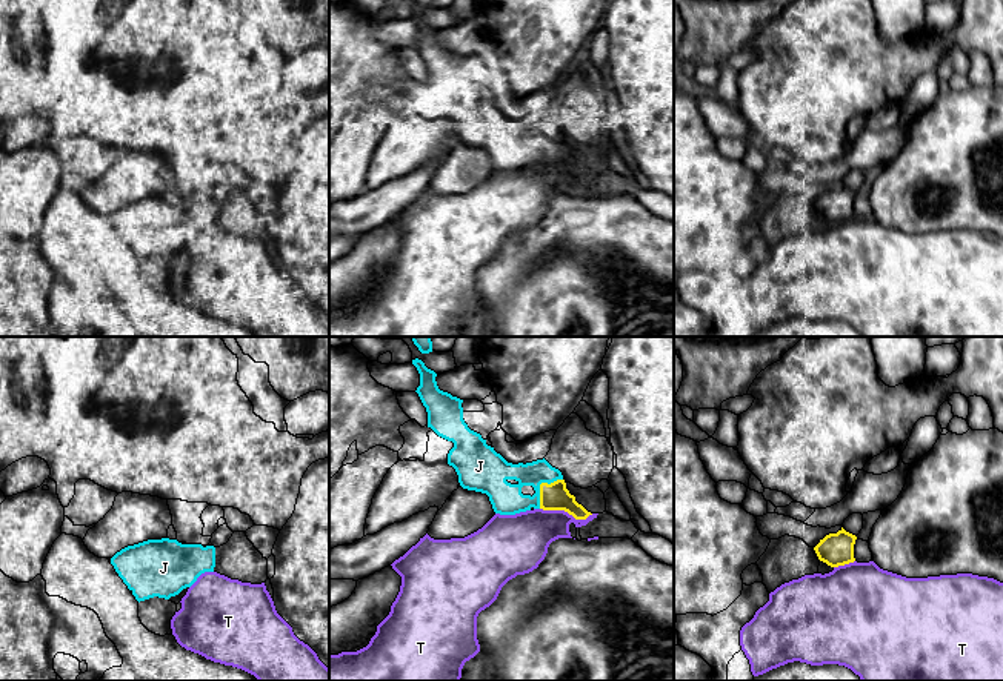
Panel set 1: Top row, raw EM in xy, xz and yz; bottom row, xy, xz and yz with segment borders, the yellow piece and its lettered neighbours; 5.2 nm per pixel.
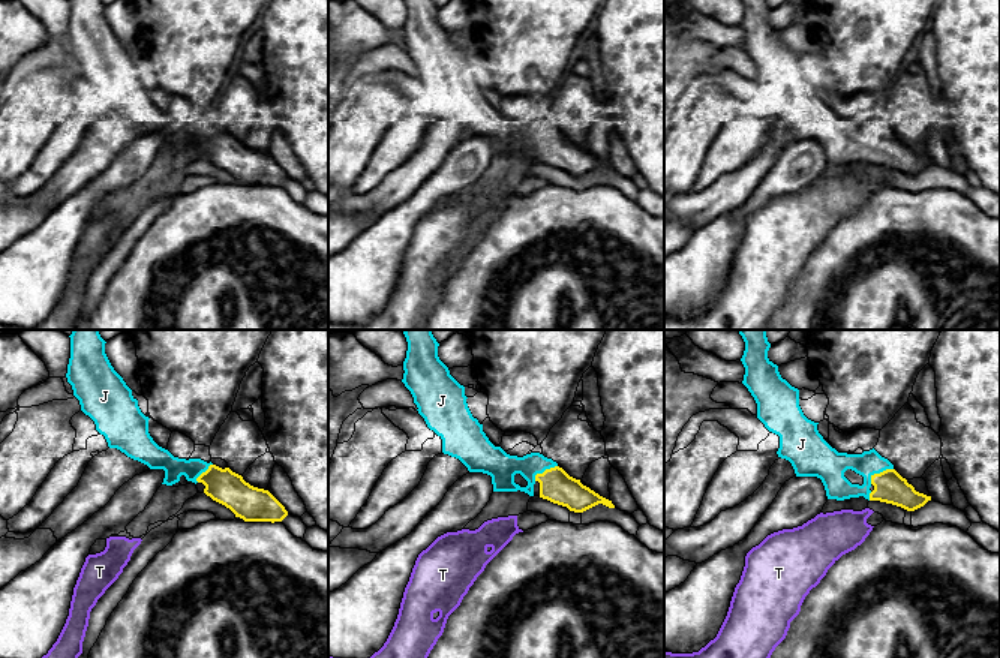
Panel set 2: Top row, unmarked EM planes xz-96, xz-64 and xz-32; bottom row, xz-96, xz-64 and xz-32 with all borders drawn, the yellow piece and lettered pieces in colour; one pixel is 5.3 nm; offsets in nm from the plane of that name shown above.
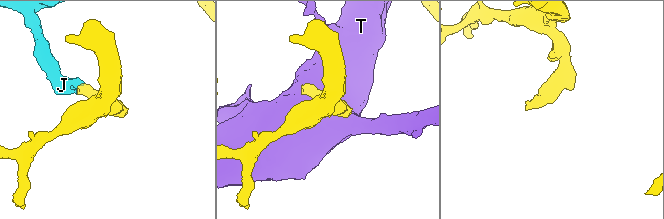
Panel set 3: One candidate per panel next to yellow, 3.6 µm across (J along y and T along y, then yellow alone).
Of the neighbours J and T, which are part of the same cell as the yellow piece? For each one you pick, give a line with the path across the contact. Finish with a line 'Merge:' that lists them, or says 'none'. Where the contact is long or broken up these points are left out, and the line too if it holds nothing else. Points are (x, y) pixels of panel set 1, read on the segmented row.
Merge: J

